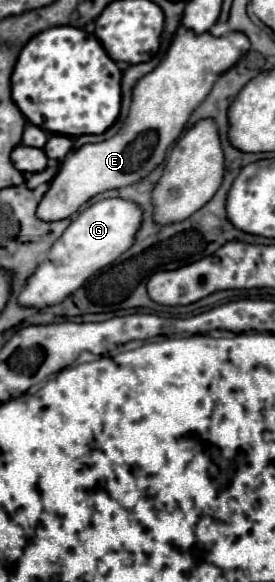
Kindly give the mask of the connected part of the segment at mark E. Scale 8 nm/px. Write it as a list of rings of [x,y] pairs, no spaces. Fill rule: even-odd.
[[[180,27],[160,65],[134,85],[130,113],[120,131],[108,141],[82,145],[60,163],[58,173],[50,181],[50,187],[36,209],[36,217],[46,223],[66,219],[94,195],[108,189],[128,187],[150,175],[162,163],[166,155],[164,151],[178,139],[190,113],[204,101],[220,73],[236,65],[248,49],[250,41],[244,33],[212,37],[210,33],[194,35]]]

